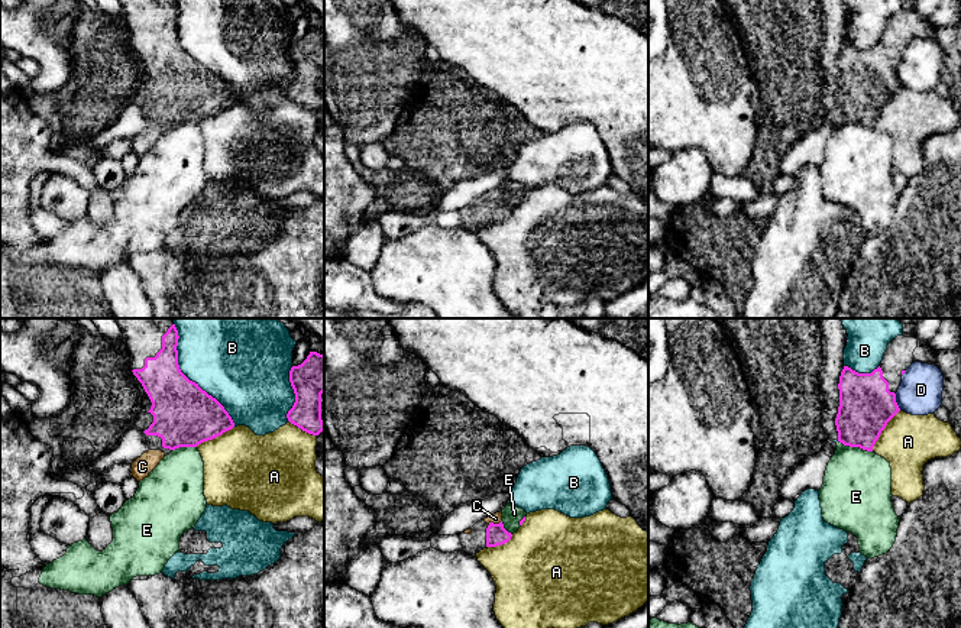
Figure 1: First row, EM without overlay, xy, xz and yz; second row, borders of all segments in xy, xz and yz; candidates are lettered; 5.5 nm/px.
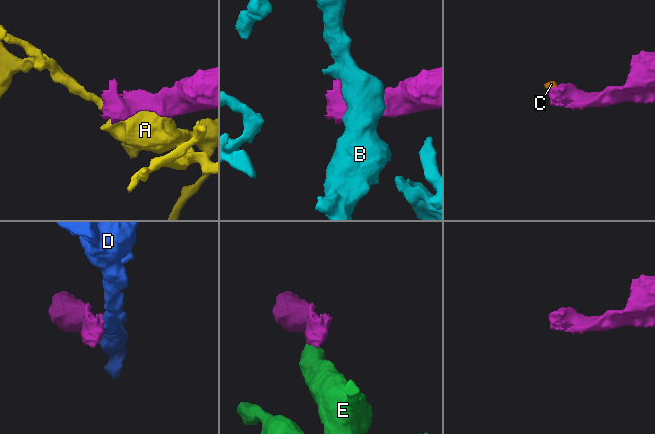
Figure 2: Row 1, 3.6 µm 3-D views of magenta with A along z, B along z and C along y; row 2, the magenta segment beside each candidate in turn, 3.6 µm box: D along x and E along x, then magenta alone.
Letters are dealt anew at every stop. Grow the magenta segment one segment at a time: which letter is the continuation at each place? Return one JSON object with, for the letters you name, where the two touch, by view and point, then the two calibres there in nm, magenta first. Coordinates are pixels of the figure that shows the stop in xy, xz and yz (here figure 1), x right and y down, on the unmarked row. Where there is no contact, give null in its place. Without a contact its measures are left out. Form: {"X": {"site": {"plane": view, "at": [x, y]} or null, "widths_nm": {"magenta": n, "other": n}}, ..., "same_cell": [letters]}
{"C": {"site": {"plane": "xz", "at": [492, 198]}, "widths_nm": {"magenta": 110, "other": 60}}, "same_cell": ["C"]}

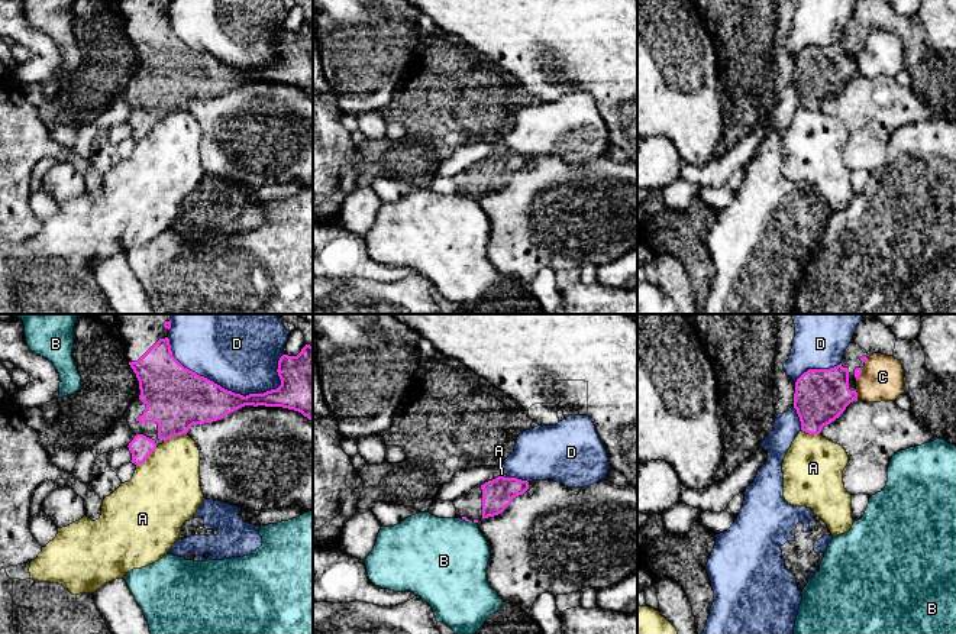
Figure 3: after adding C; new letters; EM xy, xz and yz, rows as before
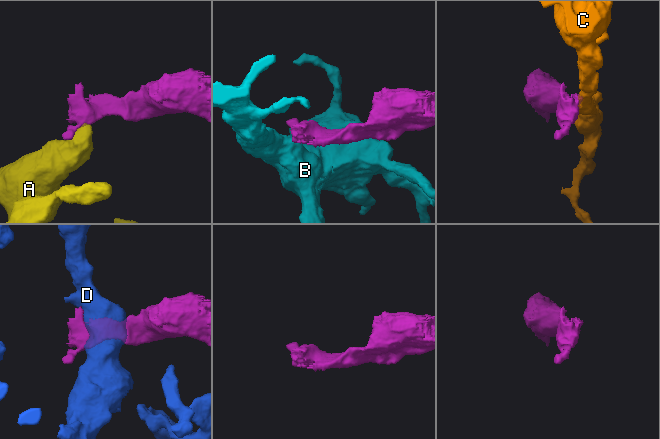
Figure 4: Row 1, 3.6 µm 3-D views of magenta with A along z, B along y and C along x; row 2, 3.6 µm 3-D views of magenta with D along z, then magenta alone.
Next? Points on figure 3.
{"same_cell": []}

